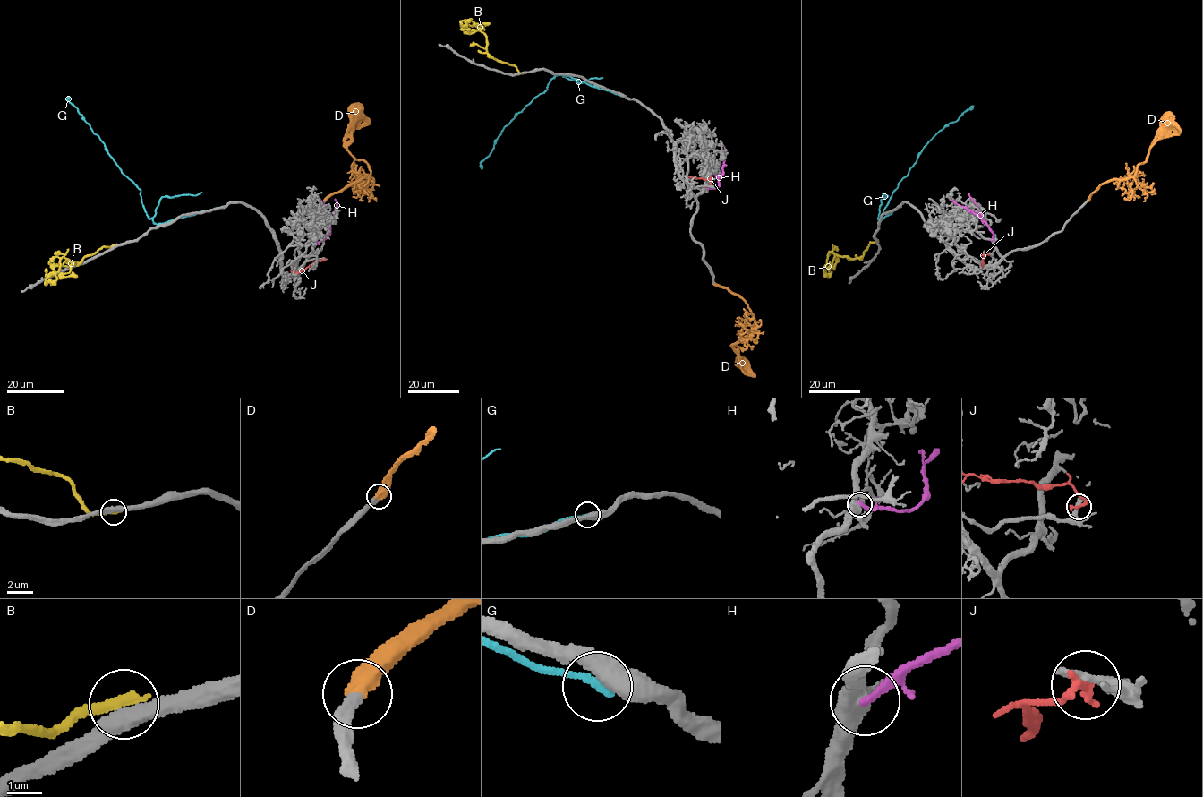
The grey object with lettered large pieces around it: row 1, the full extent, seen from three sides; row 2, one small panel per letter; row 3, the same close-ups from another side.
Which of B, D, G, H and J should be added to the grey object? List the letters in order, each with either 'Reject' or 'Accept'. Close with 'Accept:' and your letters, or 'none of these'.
B: Reject
D: Accept
G: Reject
H: Reject
J: Reject
Accept: D

